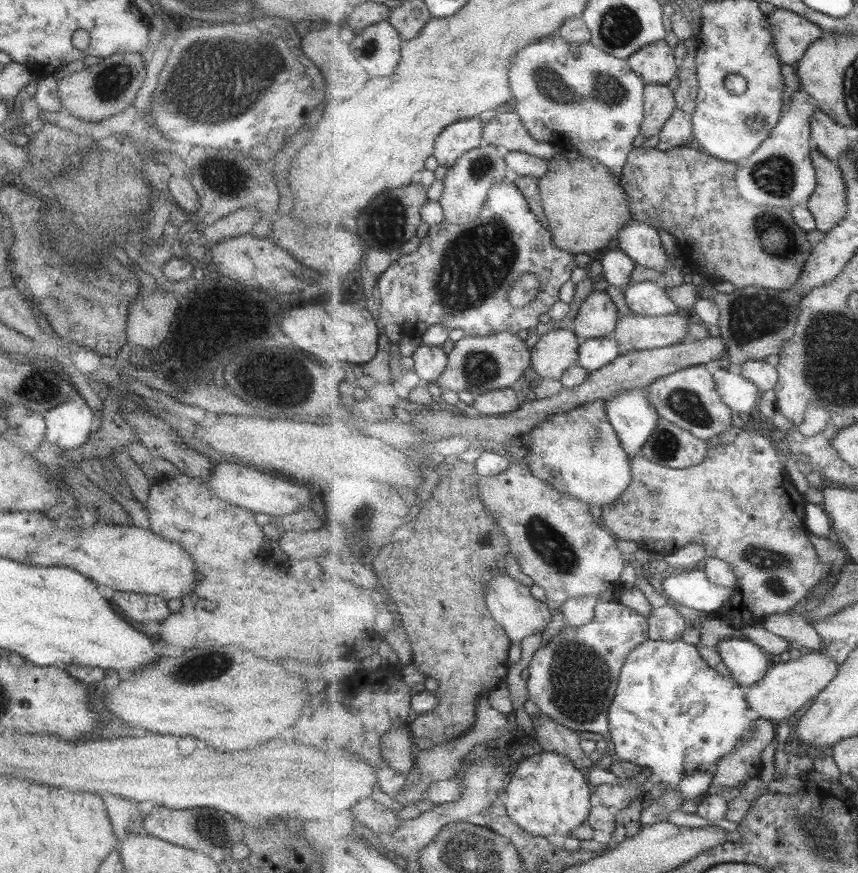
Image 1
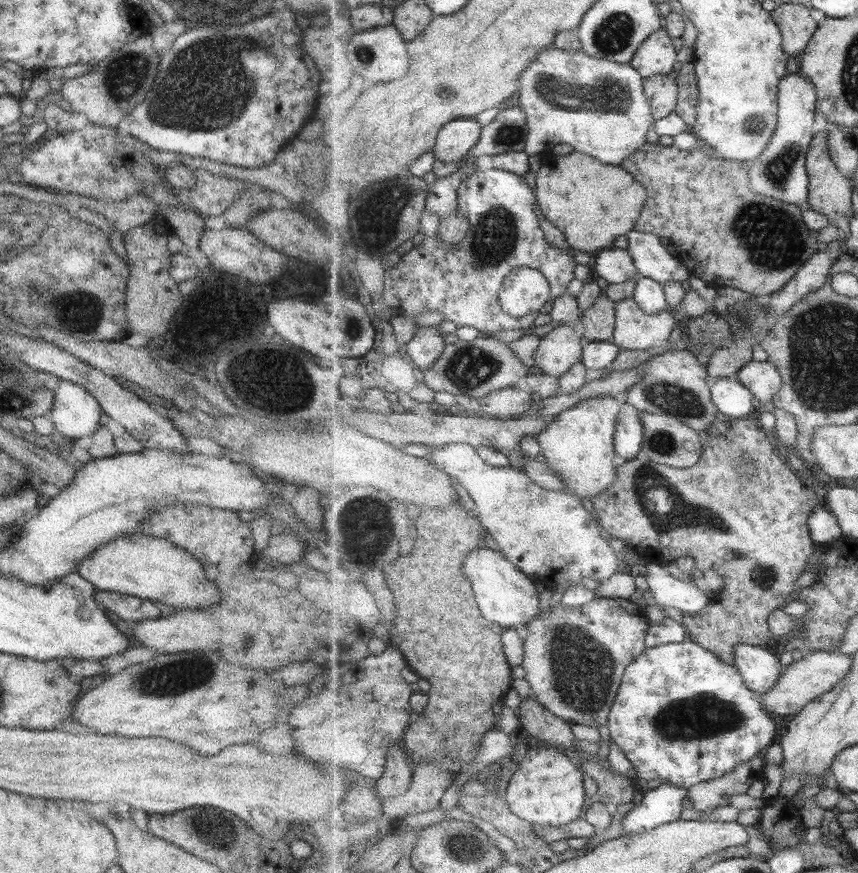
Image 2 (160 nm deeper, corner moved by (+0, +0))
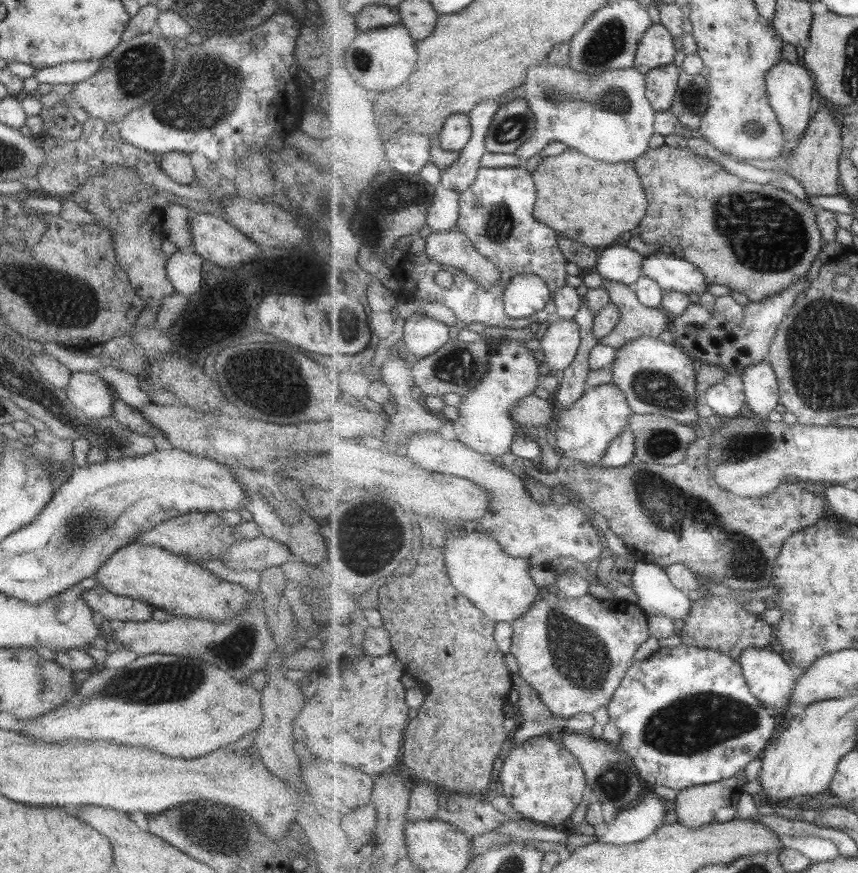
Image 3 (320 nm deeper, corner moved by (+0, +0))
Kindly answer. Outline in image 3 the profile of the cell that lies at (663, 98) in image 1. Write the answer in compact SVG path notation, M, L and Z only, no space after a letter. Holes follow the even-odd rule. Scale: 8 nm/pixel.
M669 64L669 66L651 70L646 75L648 99L657 112L669 110L673 106L681 72L682 69L679 66Z

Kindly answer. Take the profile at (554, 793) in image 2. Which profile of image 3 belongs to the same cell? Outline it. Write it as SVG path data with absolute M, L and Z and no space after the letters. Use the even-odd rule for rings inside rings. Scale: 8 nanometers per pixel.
M547 735L531 737L520 745L509 746L504 755L505 766L502 766L499 781L516 816L544 826L561 824L573 816L583 801L583 790L588 781L580 760L563 742L555 742Z

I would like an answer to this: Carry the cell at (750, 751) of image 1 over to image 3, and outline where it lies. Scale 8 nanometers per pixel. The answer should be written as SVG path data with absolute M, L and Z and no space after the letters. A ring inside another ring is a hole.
M745 771L737 773L733 778L725 779L708 785L699 785L688 789L683 789L676 795L676 816L677 822L689 828L701 828L706 824L714 822L729 822L737 818L737 808L739 808L739 800L743 796L743 788L747 784Z

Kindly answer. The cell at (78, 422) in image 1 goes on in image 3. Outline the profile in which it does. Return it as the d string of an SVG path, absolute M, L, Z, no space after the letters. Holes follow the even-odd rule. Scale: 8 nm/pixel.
M97 369L94 373L89 373L88 371L72 372L67 386L63 388L70 403L77 410L85 413L89 418L96 419L111 417L114 401L114 396L112 395L113 387L109 385L109 382L105 382L103 377L99 375L99 371L100 369Z

